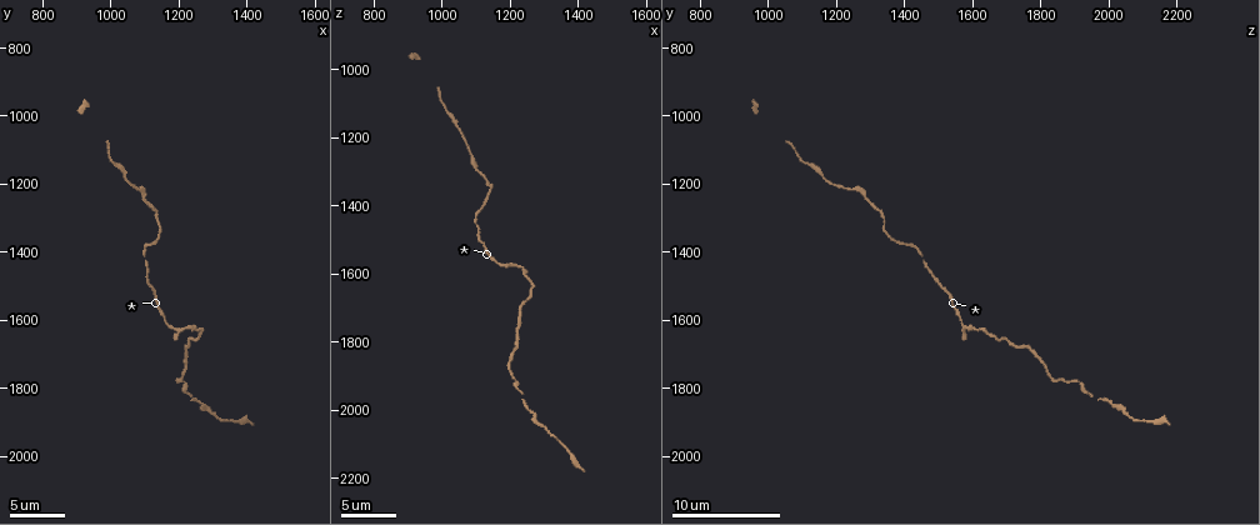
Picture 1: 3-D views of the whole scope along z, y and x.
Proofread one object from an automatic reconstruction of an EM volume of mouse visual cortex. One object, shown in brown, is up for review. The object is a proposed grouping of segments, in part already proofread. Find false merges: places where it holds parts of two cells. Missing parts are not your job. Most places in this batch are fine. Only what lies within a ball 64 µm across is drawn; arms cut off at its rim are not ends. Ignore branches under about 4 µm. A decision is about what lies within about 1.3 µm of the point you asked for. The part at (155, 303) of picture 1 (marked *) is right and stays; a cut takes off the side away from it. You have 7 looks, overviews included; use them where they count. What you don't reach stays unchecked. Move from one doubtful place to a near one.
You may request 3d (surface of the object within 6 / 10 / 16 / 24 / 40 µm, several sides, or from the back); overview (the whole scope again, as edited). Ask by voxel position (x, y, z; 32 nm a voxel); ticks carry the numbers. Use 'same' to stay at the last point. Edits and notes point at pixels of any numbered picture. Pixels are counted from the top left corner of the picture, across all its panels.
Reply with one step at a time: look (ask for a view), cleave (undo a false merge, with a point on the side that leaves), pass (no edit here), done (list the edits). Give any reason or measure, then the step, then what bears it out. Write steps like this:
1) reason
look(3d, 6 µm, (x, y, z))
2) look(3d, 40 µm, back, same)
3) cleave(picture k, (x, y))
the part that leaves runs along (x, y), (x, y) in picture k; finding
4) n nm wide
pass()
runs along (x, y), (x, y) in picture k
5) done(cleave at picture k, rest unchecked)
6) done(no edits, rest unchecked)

sudden change in width
look(3d, 10 µm, (1080, 1220, 1240))

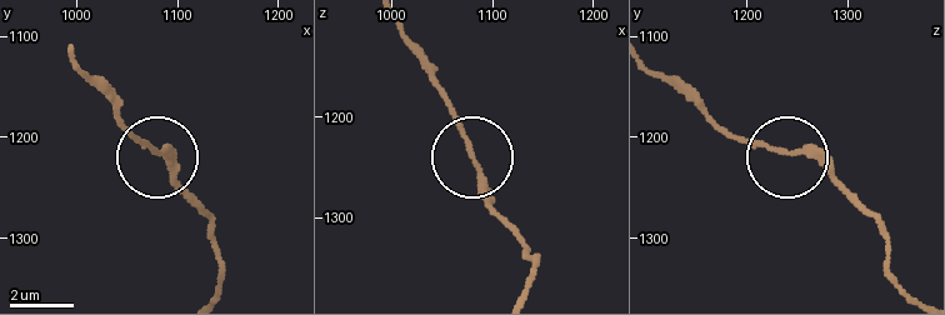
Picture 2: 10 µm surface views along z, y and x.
pass()
runs along (906, 288), (881, 231), (809, 159), (723, 129) in picture 2; all the same cell

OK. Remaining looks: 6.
thick turns thin
look(3d, 16 µm, (1020, 1150, 1130))

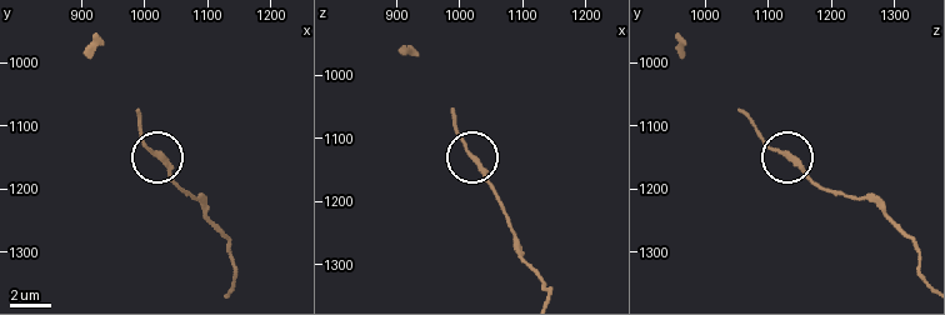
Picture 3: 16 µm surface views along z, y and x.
look(3d, 16 µm, back, (1015, 1140, 1120))

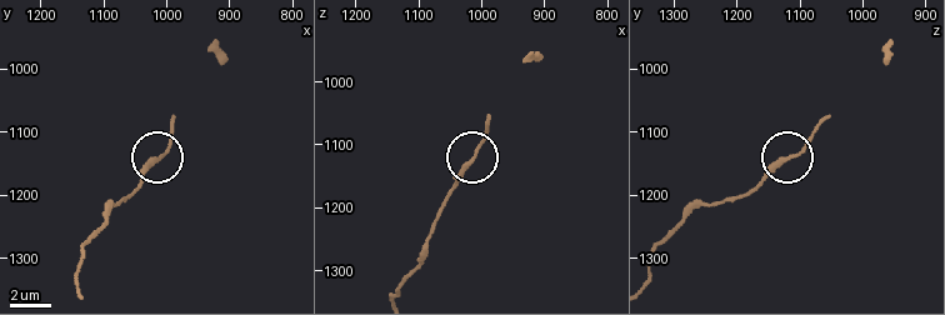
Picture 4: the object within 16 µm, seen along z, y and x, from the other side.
pass()
runs along (653, 254), (703, 205), (743, 195), (768, 179), (826, 120) in picture 4; continuous, no second cell

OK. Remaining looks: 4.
calibre changes
look(3d, 10 µm, (1270, 1620, 1630))

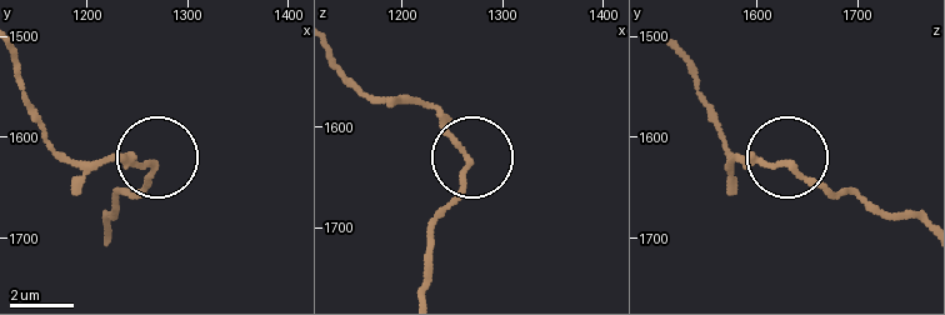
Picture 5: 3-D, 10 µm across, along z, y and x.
pass()
continuous, no second cell

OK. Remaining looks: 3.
thick turns thin
look(3d, 6 µm, (1200, 1770, 1890))

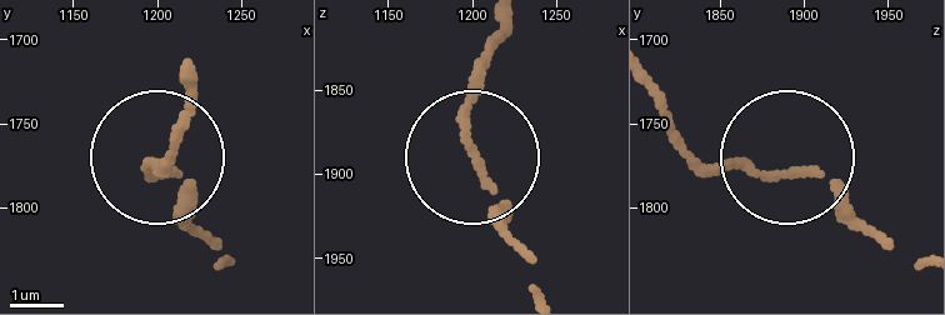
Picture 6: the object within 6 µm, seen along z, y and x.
from behind
look(3d, 6 µm, back, (1202, 1780, 1894))

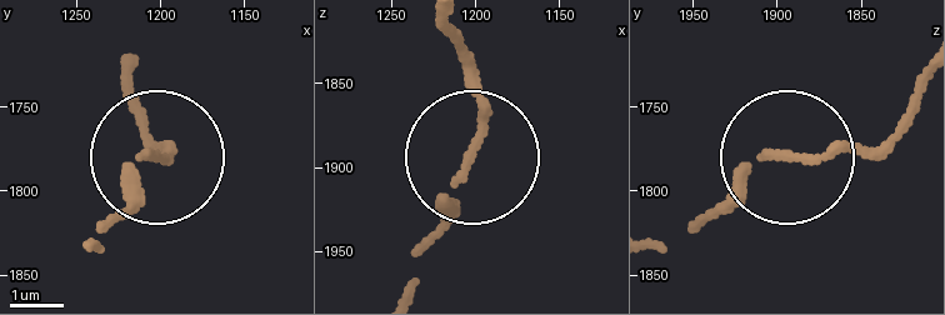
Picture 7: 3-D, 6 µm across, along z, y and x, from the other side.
pass()
all the same cell

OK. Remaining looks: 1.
done(no edits, rest unchecked)

